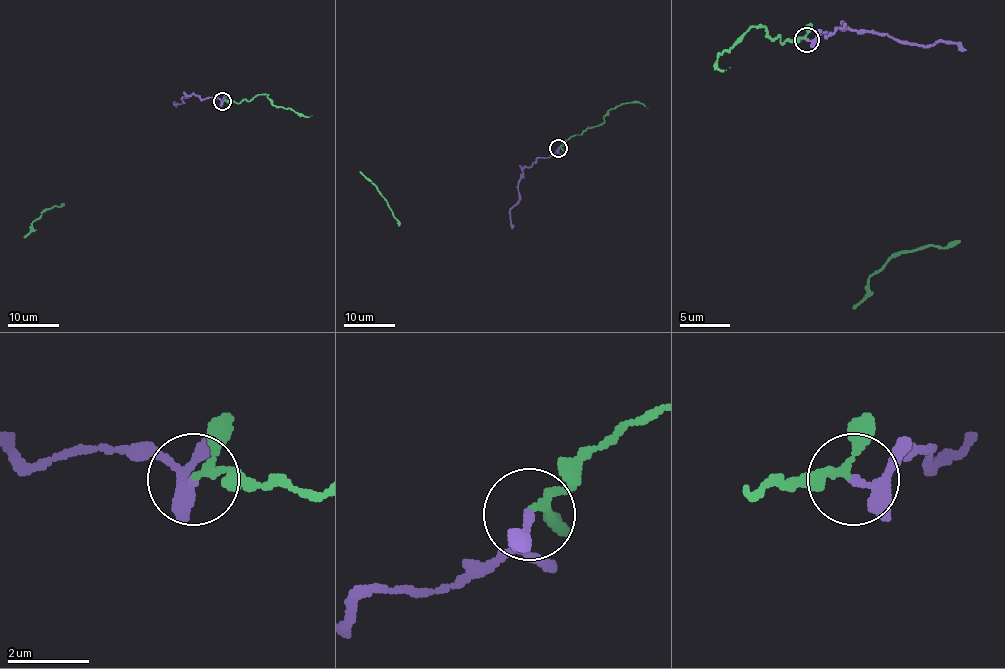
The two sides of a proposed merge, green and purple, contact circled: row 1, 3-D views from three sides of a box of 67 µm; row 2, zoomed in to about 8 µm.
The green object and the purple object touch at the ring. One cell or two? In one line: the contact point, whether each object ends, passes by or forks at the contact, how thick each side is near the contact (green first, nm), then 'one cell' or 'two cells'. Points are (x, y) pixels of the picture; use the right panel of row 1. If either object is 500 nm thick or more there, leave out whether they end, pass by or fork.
place (807, 39); green passes by; purple forks; calibres 160 and 200 nm; one cell

